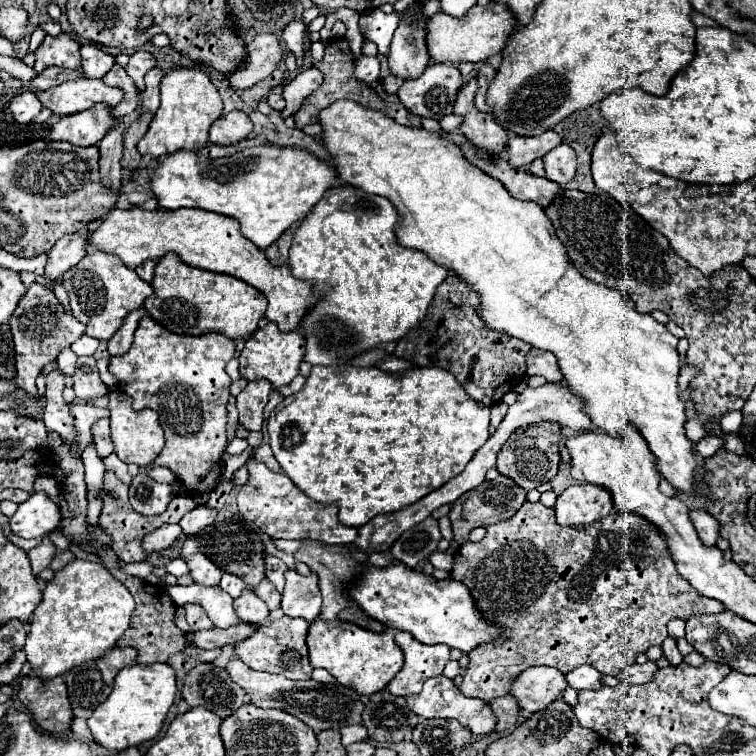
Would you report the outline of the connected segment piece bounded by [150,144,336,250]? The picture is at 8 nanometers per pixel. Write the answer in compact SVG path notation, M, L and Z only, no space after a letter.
M266 144L266 146L246 148L230 158L216 158L216 160L206 158L198 152L178 150L174 154L168 154L164 160L160 160L158 168L152 174L150 190L154 192L158 206L166 210L178 210L186 206L186 208L202 208L202 210L236 218L240 222L242 236L264 250L286 228L290 228L292 222L304 220L334 182L336 182L334 168L330 168L326 162L318 160L310 152L302 148L288 148L288 146L282 148L282 146Z

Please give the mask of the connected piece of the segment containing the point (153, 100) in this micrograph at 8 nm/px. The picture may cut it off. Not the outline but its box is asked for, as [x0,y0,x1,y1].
[142,66,164,114]

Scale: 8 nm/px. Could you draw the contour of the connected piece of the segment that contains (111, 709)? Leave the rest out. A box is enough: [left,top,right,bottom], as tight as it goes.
[88,664,176,750]

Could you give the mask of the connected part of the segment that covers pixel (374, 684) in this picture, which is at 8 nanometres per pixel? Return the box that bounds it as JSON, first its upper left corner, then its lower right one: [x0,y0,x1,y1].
[306,618,404,694]

